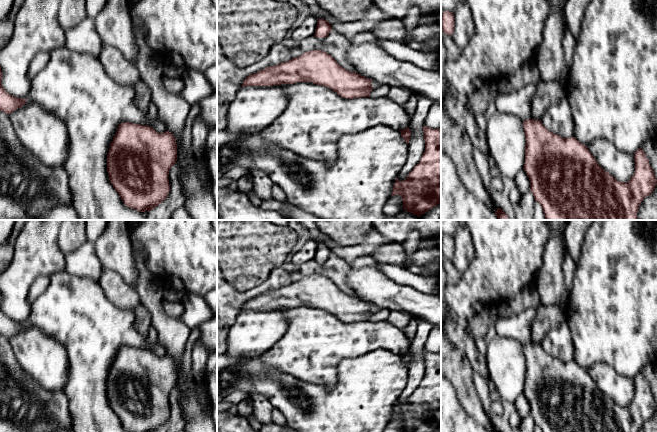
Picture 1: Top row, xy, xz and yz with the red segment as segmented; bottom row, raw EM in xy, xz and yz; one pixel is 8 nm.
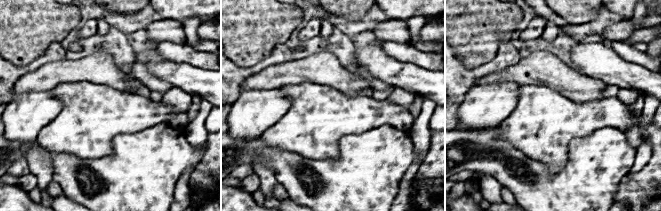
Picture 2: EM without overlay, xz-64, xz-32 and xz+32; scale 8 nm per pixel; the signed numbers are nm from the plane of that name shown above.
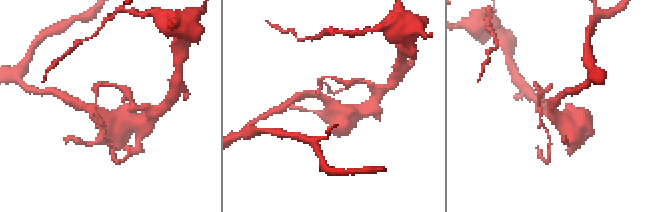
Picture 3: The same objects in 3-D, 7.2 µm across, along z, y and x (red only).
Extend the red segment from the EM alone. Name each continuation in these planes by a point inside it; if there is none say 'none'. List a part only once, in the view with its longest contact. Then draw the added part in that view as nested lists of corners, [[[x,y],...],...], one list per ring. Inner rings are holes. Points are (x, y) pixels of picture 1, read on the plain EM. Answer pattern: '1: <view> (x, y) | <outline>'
none

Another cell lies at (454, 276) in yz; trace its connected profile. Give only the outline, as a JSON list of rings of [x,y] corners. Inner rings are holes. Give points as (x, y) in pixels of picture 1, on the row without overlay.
[[[444,258],[444,269],[447,275],[447,282],[449,285],[457,284],[462,277],[462,273],[458,271],[451,259]]]

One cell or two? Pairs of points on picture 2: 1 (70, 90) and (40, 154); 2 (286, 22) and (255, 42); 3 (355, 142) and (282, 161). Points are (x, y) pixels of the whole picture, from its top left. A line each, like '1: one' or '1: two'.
1: two
2: one
3: one

